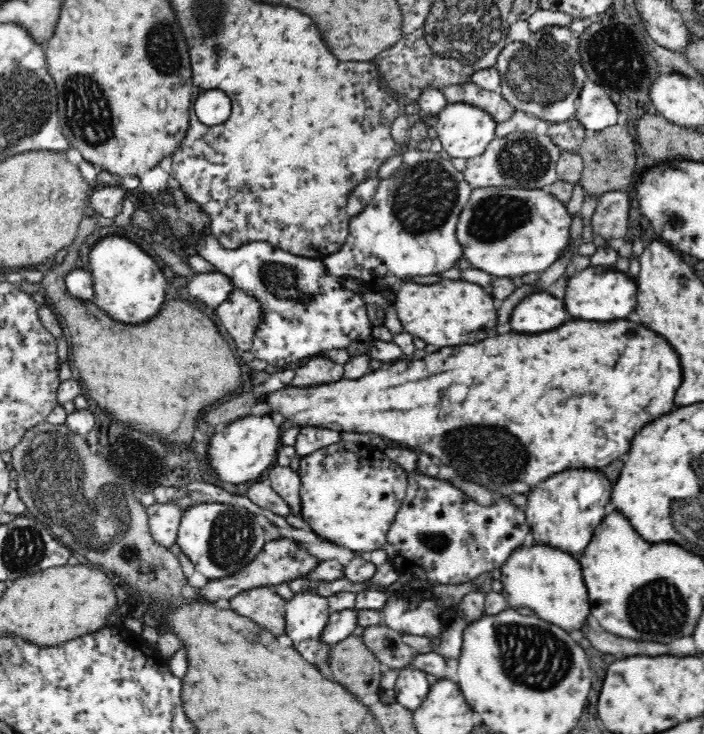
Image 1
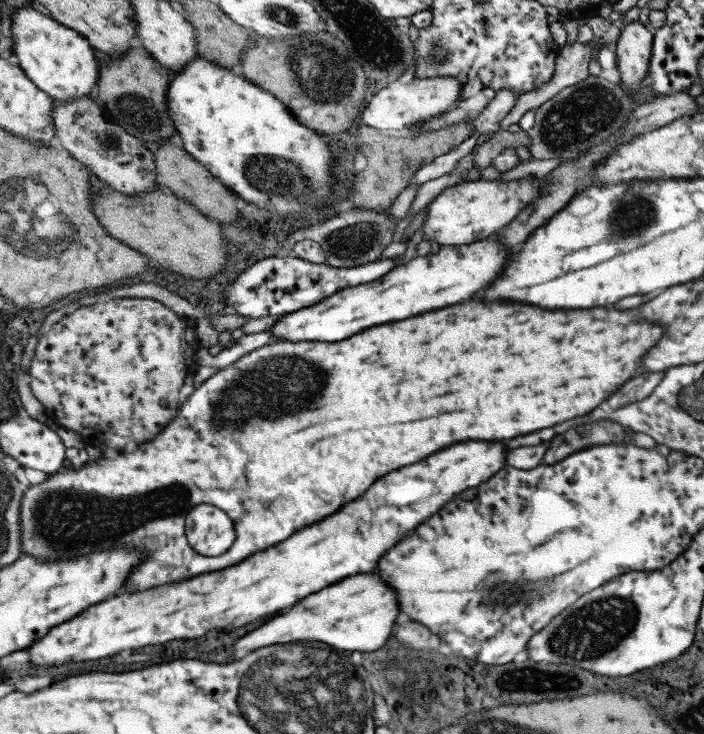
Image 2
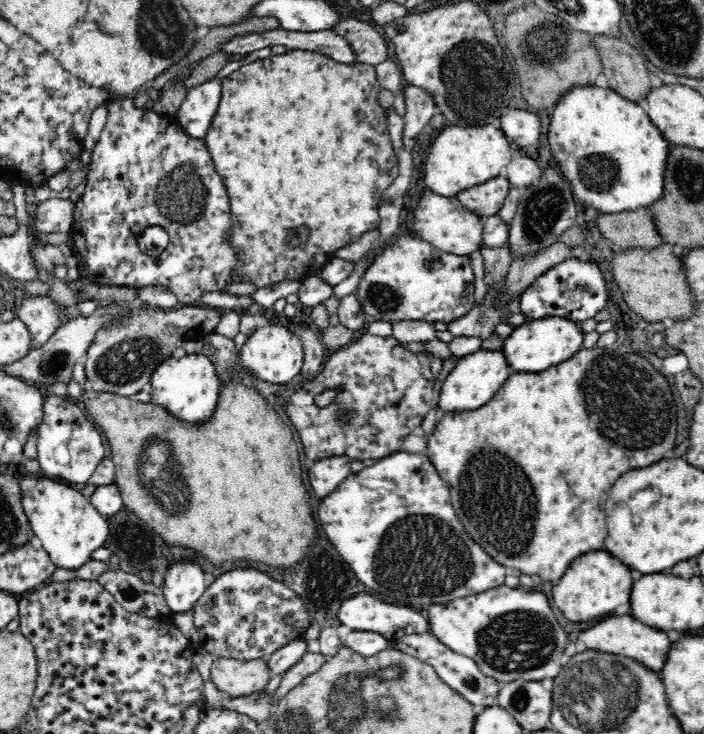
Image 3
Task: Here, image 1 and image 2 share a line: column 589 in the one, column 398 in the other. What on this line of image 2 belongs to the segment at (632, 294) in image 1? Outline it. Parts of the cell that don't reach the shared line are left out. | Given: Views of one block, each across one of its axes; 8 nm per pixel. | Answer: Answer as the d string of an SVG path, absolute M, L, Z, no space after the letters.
M494 234L476 243L441 246L437 254L418 255L406 264L395 266L380 280L343 288L318 304L281 315L269 332L276 336L276 343L300 340L336 342L346 340L370 326L404 320L434 308L458 304L476 294L480 288L488 286L502 270L512 250L500 246L498 237Z

